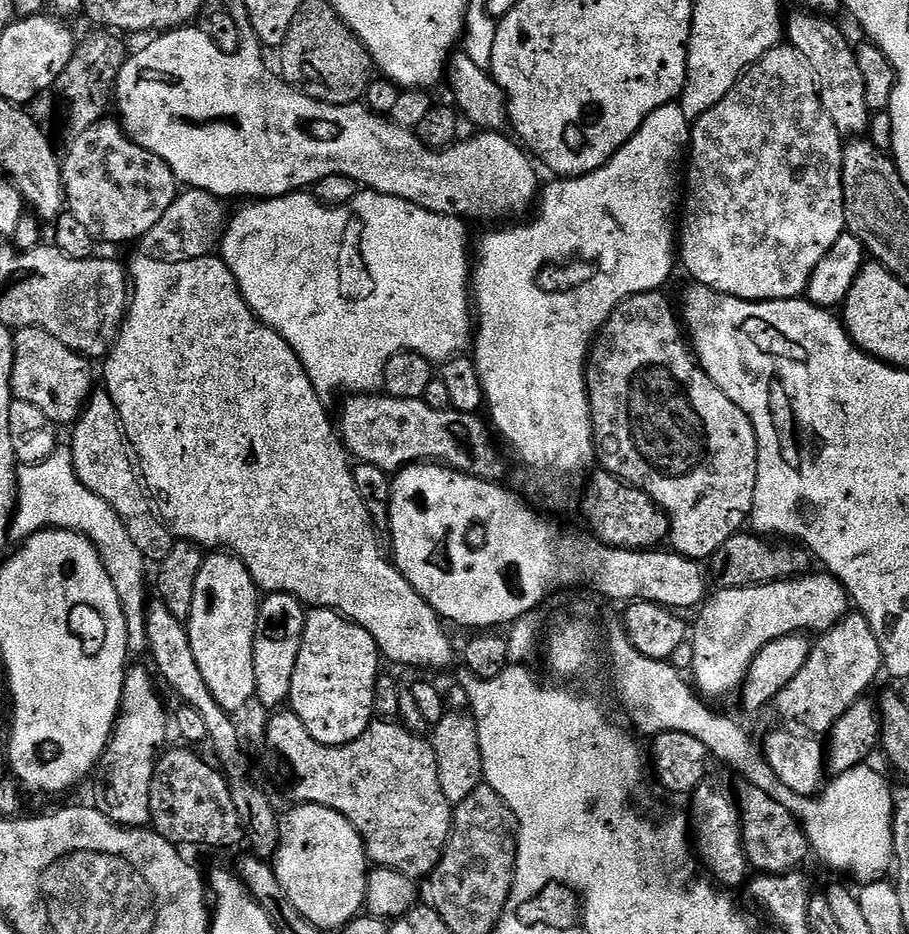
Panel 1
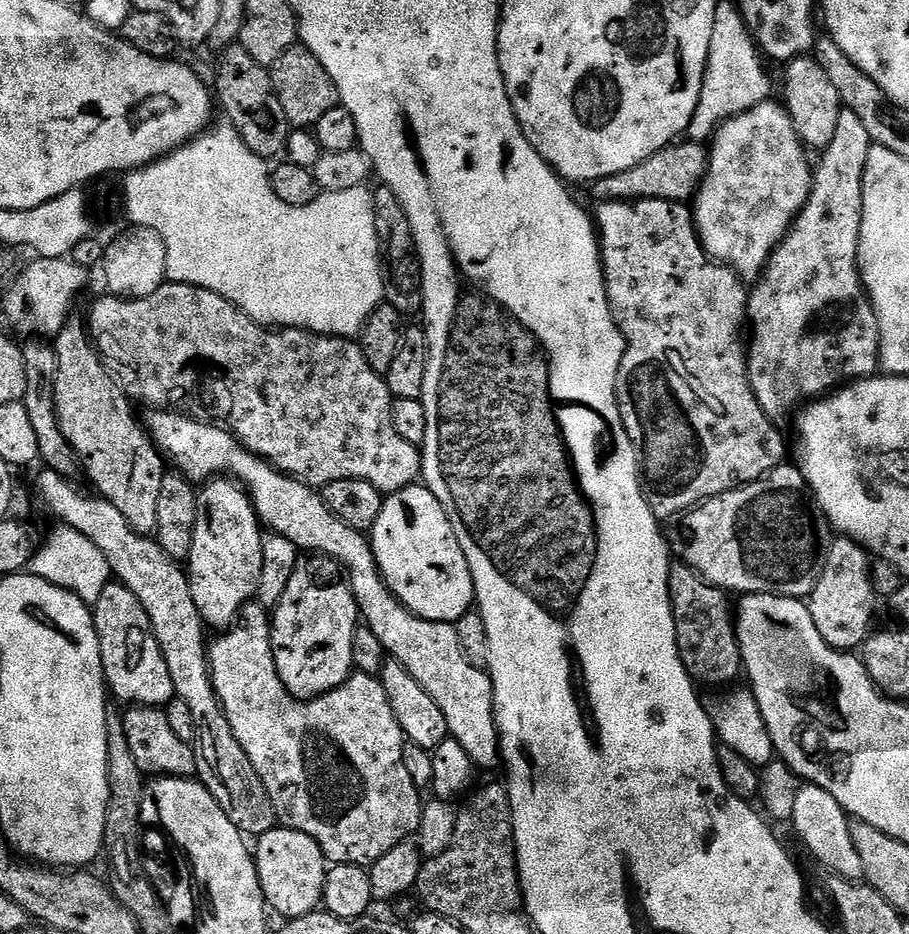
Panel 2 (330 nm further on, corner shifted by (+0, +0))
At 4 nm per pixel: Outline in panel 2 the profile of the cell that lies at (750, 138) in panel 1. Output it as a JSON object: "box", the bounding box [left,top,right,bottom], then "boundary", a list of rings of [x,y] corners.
{"box":[694,102,814,282],"boundary":[[[765,102],[754,106],[742,114],[730,117],[726,123],[717,128],[715,136],[710,141],[708,170],[705,172],[703,180],[700,181],[699,189],[694,197],[696,234],[700,238],[700,244],[704,247],[705,252],[712,257],[713,261],[731,268],[745,282],[759,281],[764,269],[768,267],[769,258],[775,252],[777,246],[784,241],[785,236],[792,231],[796,223],[796,217],[808,205],[808,199],[814,191],[814,164],[813,161],[808,161],[809,149],[803,140],[801,140],[799,130],[796,128],[795,122],[792,120],[792,116],[788,112],[787,107],[780,102],[779,104],[772,103]]]}

